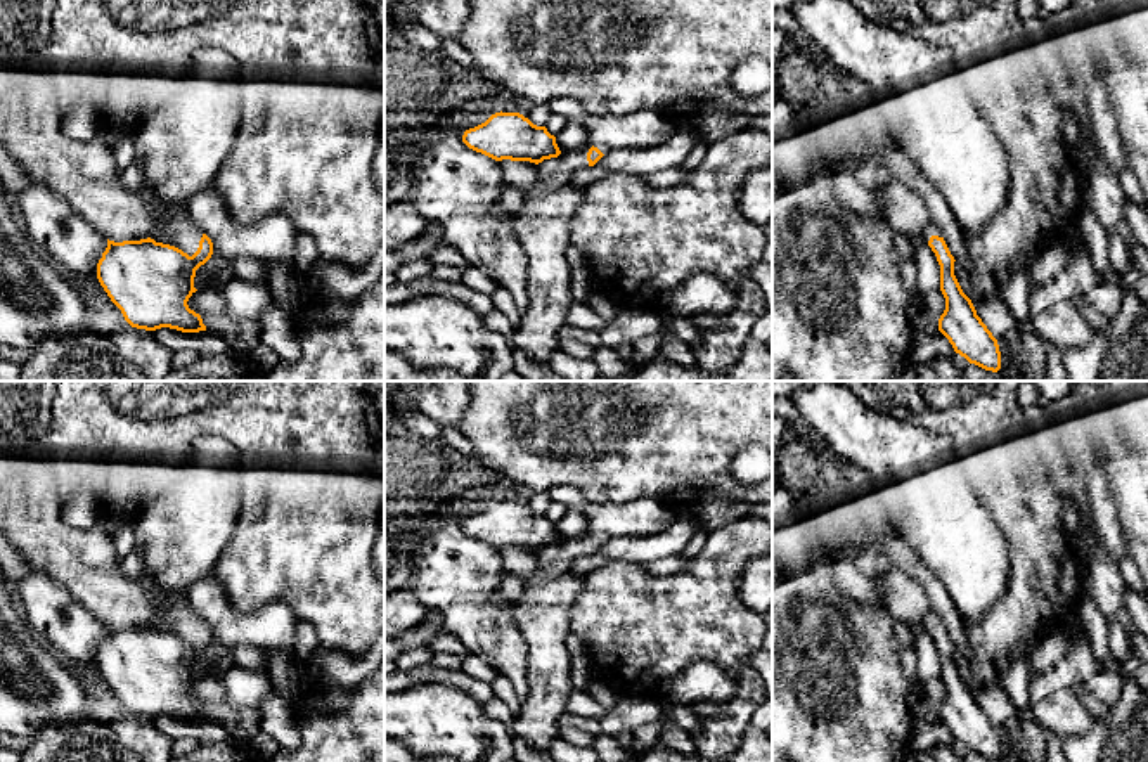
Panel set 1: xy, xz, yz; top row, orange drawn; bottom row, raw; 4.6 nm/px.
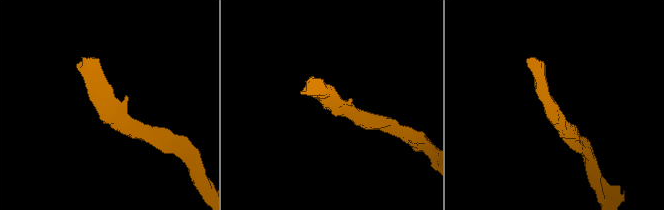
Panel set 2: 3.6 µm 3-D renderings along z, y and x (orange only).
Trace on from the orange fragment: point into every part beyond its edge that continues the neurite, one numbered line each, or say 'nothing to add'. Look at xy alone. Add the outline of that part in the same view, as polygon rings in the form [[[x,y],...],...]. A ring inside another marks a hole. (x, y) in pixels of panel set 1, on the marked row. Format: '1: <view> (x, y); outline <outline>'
1: xy (177, 231); outline [[[185,210],[170,215],[168,220],[151,234],[151,239],[156,242],[175,246],[189,256],[197,251],[201,237],[203,230],[190,222]]]

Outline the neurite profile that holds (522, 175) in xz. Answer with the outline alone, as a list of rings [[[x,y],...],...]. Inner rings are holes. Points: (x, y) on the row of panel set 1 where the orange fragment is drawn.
[[[502,159],[499,161],[499,166],[504,175],[504,184],[513,189],[518,189],[525,196],[552,192],[563,185],[573,184],[573,173],[539,177],[537,165],[530,161]]]

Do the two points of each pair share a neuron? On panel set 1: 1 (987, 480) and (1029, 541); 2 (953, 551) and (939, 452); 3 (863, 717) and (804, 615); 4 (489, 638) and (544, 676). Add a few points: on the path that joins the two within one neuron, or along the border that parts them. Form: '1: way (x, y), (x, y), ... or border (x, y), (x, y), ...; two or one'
1: way (1003, 496), (1029, 525); one
2: way (949, 527), (939, 515), (939, 477); one
3: way (837, 691), (804, 658), (804, 641); one
4: border (515, 622), (527, 645), (525, 679), (528, 690); two

